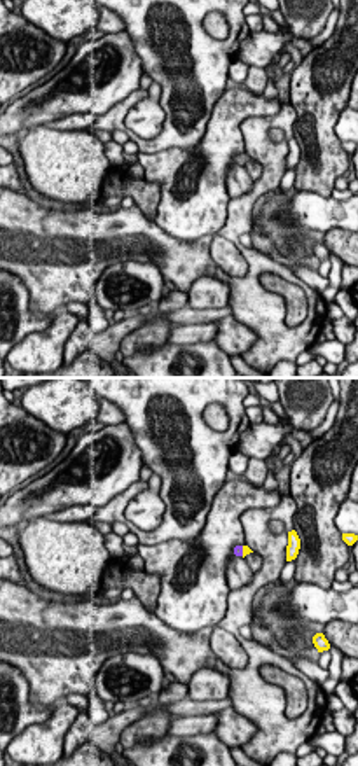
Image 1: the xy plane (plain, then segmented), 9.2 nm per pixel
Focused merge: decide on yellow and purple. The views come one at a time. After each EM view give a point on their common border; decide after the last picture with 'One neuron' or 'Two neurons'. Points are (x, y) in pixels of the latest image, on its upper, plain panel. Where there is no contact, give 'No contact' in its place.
Touches yellow at (243, 160)

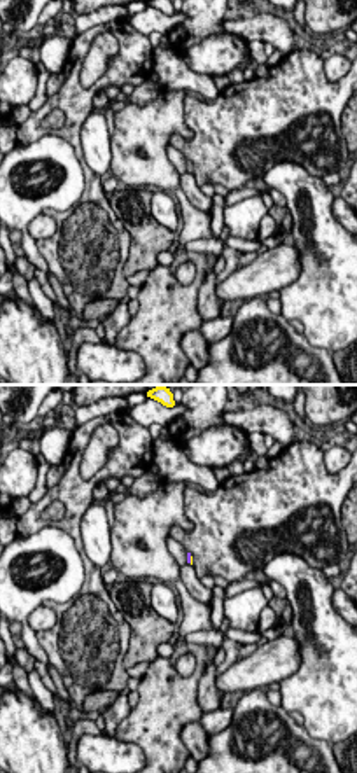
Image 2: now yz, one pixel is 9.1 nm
Touches yellow at (191, 168)

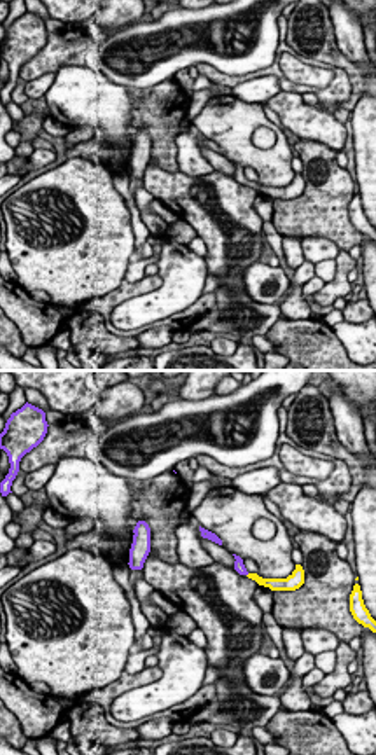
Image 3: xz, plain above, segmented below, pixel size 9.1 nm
No contact

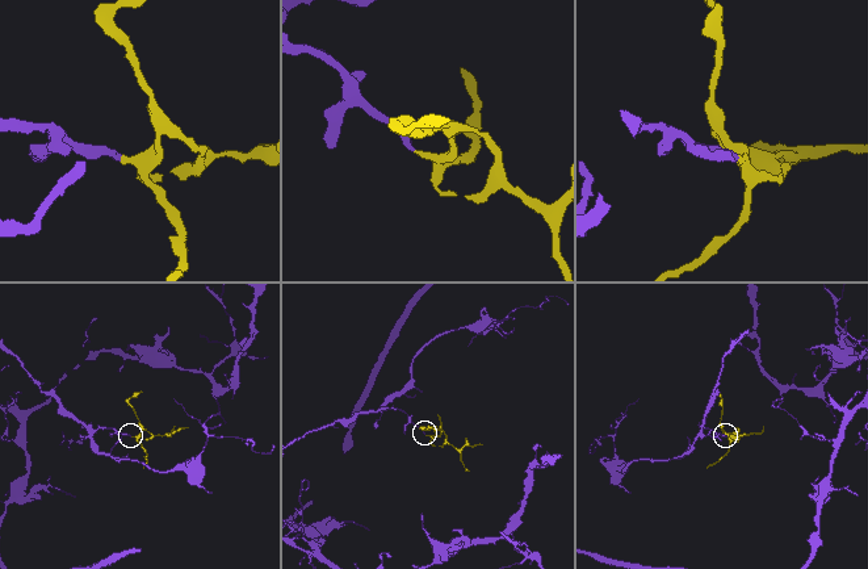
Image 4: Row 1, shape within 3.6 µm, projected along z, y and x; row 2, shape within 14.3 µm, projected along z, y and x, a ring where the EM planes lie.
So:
One neuron

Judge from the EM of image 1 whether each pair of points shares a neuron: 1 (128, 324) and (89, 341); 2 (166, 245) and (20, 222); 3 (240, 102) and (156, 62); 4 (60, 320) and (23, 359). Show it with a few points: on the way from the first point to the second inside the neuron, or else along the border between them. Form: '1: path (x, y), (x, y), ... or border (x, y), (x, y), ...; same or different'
1: path (119, 331), (107, 341), (98, 341); same
2: path (130, 238), (56, 236); same
3: border (226, 86), (213, 105), (205, 132); different
4: path (55, 331), (34, 352); same

